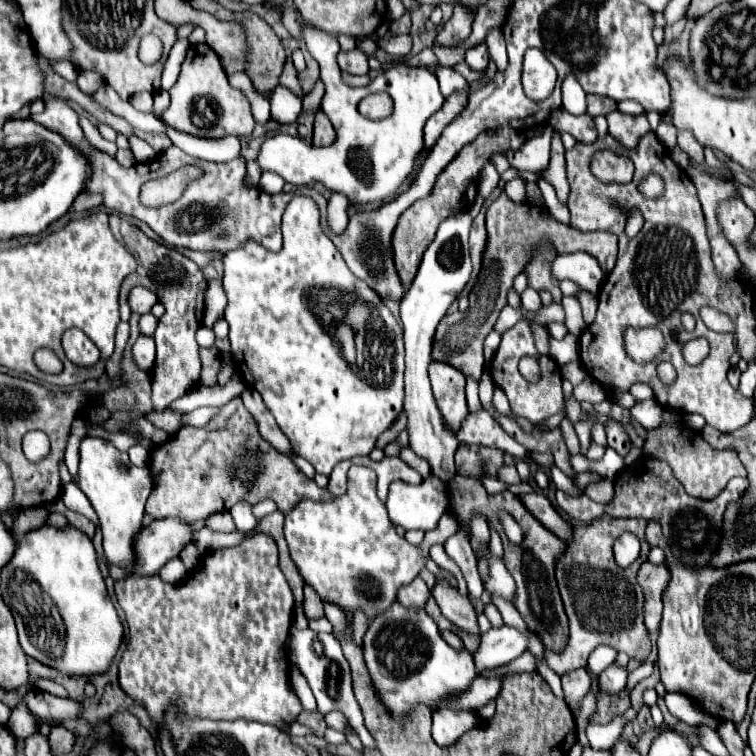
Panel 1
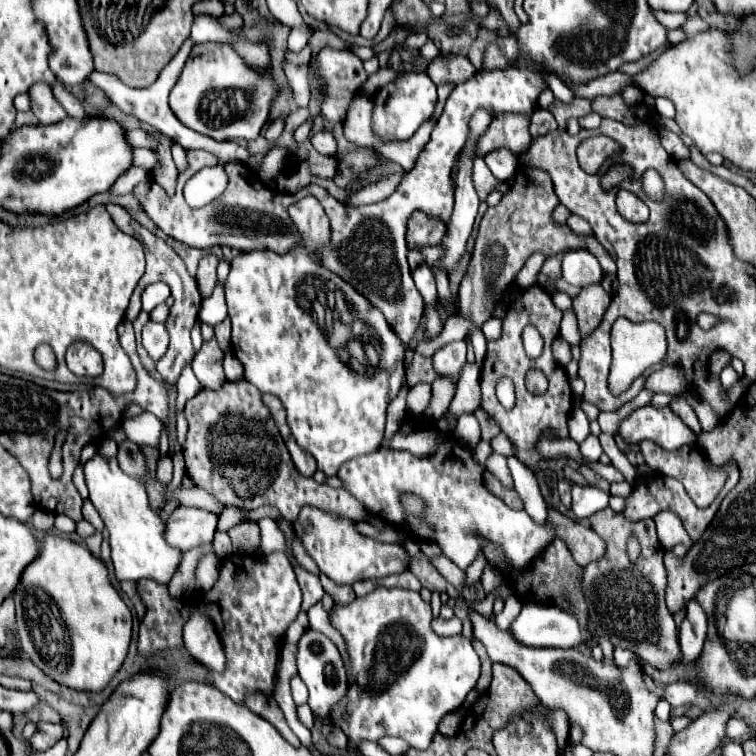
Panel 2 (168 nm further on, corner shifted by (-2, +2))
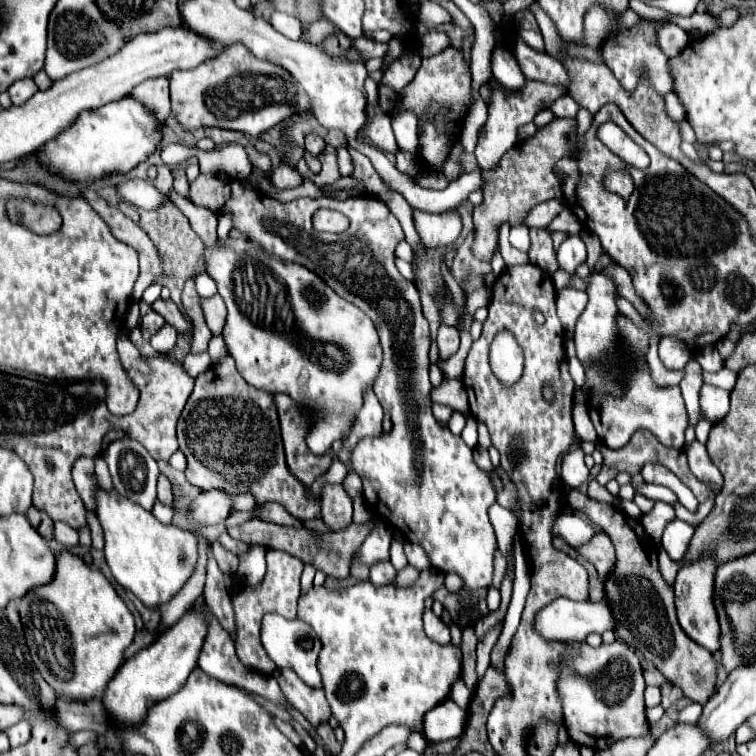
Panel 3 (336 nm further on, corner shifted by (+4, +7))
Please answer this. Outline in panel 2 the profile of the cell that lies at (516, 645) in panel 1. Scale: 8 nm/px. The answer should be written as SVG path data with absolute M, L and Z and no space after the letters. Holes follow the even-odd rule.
M523 602L521 614L511 624L511 634L525 646L537 646L537 648L579 648L591 640L591 634L587 628L579 626L579 620L575 614L563 610L557 604L543 604L543 602Z

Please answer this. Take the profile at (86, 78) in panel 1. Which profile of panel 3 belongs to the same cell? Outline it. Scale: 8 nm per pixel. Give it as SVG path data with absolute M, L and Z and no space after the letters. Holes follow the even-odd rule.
M157 77L139 83L131 93L135 101L145 105L149 113L159 121L165 123L171 115L171 105L169 105L169 79L167 77Z

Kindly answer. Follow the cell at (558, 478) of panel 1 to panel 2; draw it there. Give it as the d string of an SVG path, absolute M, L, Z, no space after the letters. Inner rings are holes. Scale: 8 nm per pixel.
M573 484L571 488L571 496L573 496L573 504L571 504L571 512L577 518L589 518L591 514L599 512L601 508L609 506L609 494L595 488L595 486L579 486Z

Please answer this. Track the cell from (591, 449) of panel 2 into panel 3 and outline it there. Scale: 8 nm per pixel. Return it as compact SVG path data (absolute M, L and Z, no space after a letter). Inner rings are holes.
M581 447L577 449L571 449L563 455L563 461L561 461L561 479L569 485L569 487L579 487L581 483L587 481L589 477L589 469L585 465L585 453Z

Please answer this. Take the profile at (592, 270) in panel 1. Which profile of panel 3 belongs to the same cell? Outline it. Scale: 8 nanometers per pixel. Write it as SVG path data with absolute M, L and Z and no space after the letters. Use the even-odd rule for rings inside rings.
M569 235L561 247L557 249L557 263L559 263L559 269L573 275L575 269L585 263L587 259L587 249L585 249L585 243L581 241L579 235Z

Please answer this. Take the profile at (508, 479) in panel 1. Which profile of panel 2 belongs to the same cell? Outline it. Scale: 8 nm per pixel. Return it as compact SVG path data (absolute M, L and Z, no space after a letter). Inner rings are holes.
M491 454L491 456L487 458L487 462L485 462L485 468L487 468L493 476L497 476L505 486L513 486L513 480L511 480L511 474L509 474L505 456L501 456L501 454Z

